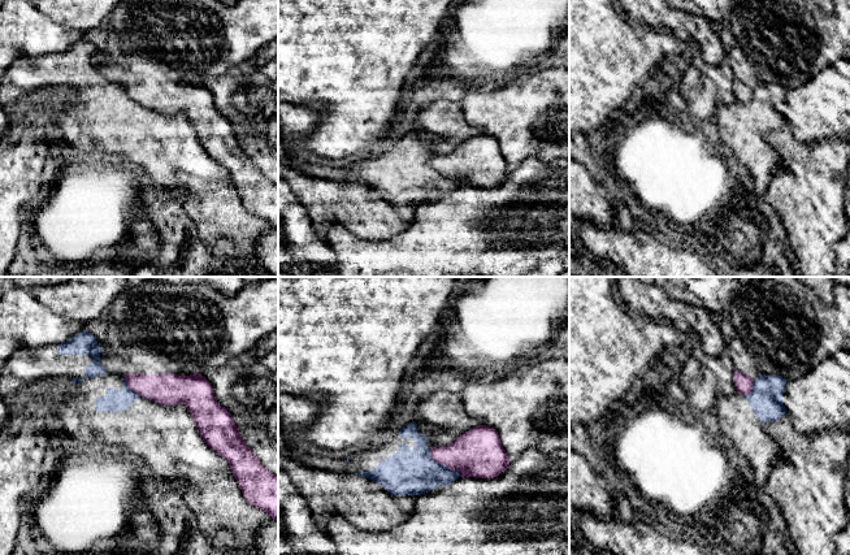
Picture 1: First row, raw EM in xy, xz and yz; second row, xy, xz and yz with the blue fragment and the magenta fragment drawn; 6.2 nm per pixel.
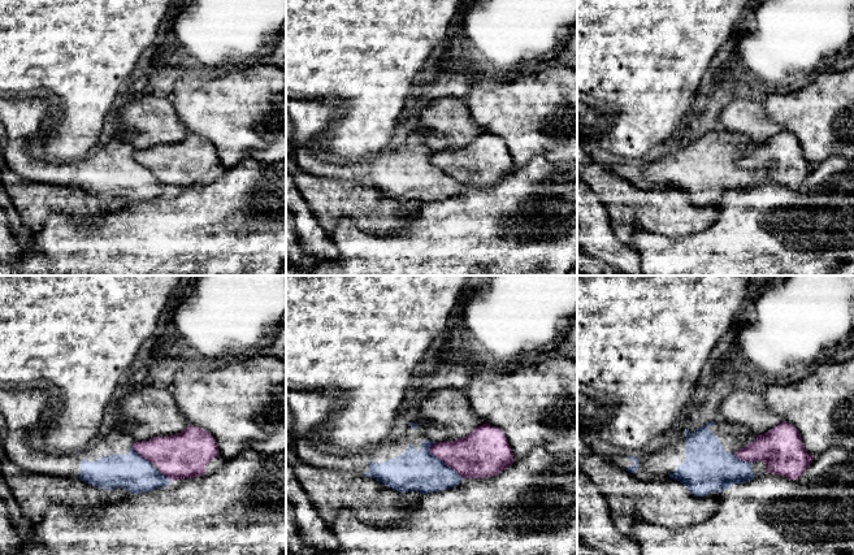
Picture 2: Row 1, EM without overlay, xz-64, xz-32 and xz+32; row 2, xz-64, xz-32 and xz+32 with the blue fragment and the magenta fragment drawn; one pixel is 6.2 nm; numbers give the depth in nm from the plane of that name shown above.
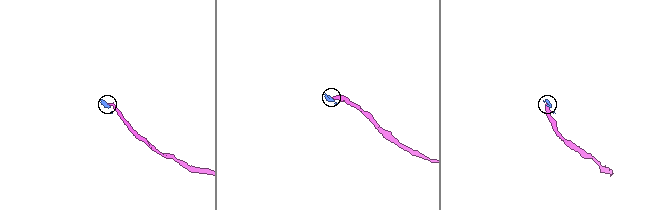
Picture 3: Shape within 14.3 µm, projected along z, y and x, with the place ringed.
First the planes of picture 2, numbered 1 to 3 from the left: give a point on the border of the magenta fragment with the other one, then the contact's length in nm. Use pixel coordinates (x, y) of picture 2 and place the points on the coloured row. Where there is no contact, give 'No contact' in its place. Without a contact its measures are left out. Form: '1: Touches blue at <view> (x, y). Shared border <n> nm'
1: Touches blue at xz-64 (142, 456). Shared border 160 nm
2: Touches blue at xz-32 (442, 462). Shared border 300 nm
3: Touches blue at xz+32 (744, 460). Shared border 140 nm

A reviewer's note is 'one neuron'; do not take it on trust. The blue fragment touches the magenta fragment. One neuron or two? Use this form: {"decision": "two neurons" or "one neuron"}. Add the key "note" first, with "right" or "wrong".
{"note": "wrong", "decision": "two neurons"}

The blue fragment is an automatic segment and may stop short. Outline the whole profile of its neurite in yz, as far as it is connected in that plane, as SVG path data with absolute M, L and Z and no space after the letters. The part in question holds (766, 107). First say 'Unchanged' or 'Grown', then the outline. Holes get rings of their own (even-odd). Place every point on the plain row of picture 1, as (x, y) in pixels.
Grown. M759 83L749 104L716 105L715 123L721 142L732 149L753 179L755 196L764 196L781 166L777 152L764 140L767 130L780 129L788 120L782 110L786 88Z

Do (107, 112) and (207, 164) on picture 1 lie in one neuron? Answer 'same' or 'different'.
same

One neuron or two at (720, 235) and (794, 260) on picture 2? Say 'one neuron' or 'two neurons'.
one neuron

